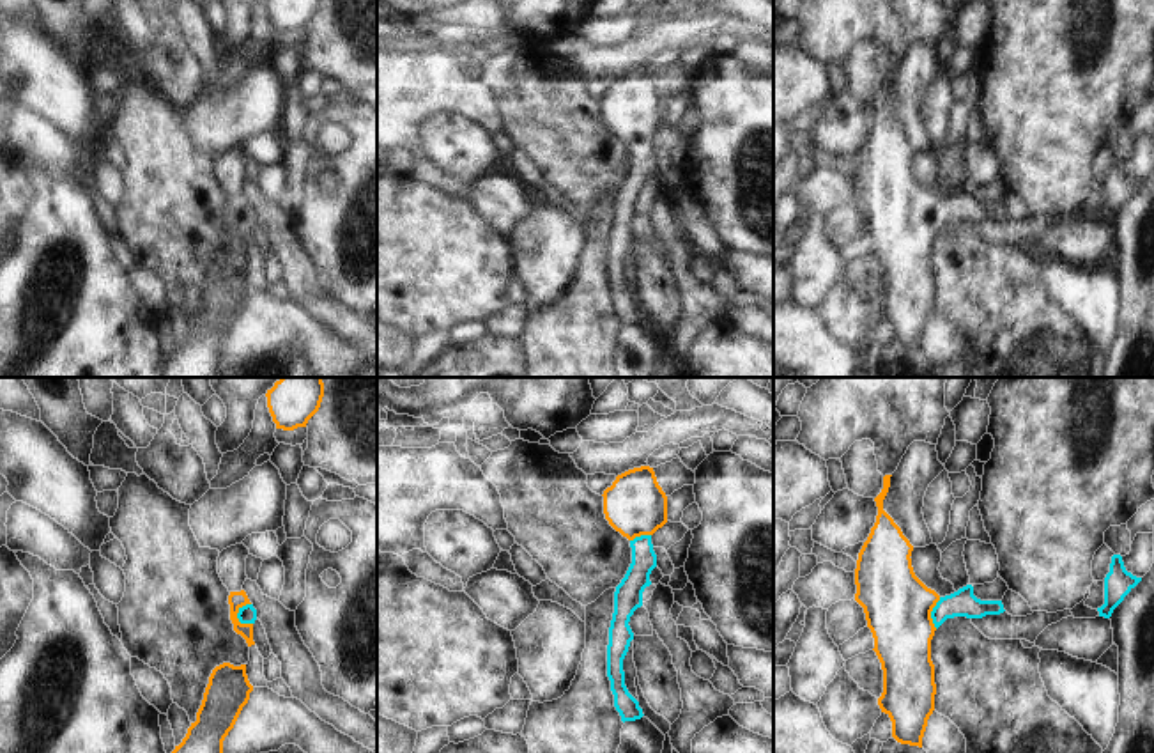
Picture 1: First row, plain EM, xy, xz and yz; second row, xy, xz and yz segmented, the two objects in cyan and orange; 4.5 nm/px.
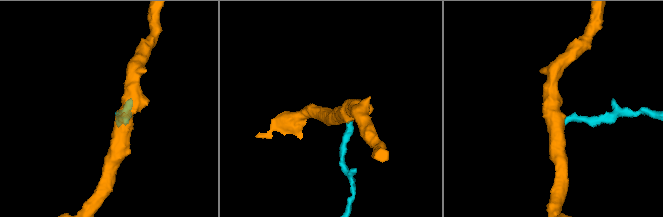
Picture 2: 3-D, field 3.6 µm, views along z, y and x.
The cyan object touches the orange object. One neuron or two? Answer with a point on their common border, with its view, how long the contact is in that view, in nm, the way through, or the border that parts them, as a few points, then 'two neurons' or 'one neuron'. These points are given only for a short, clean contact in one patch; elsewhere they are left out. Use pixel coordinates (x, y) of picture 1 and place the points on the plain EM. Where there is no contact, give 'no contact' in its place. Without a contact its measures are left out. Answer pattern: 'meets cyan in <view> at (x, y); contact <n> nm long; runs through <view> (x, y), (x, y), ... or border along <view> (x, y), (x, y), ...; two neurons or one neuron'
meets cyan in xy at (239, 215); contact 110 nm long; runs through xy (246, 217), (239, 215), (236, 202); one neuron

